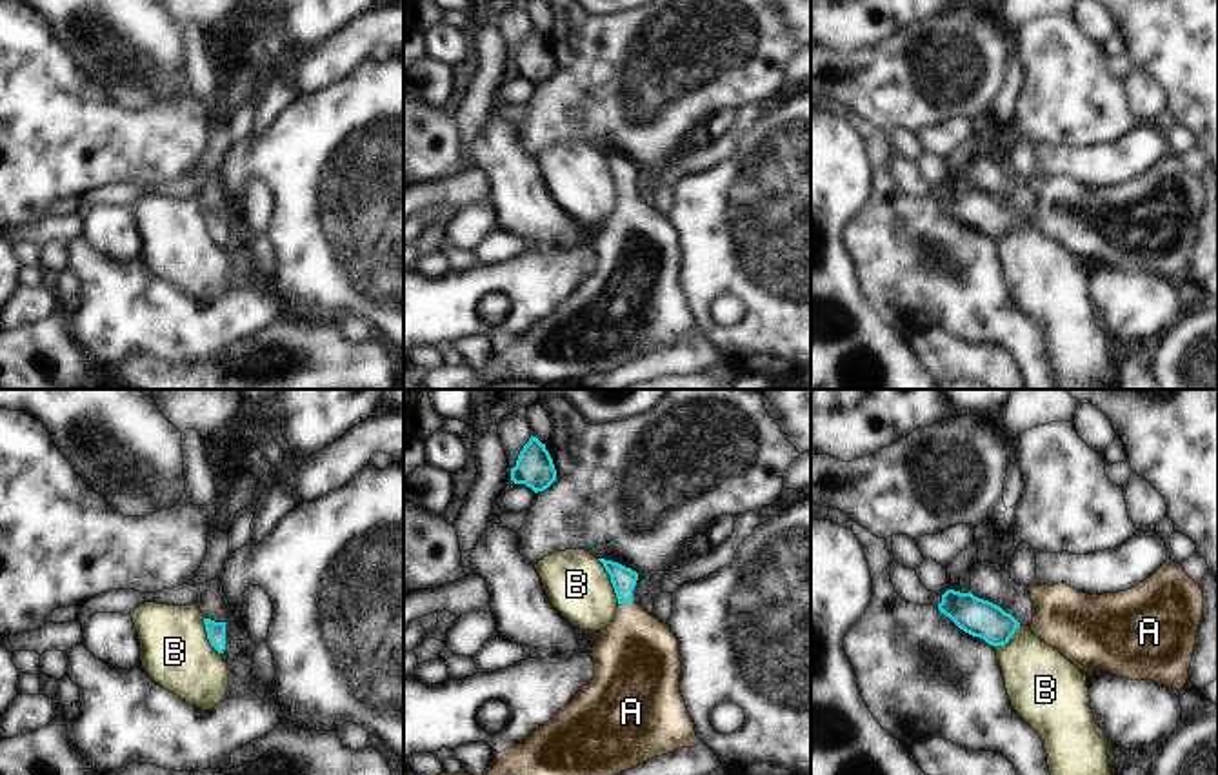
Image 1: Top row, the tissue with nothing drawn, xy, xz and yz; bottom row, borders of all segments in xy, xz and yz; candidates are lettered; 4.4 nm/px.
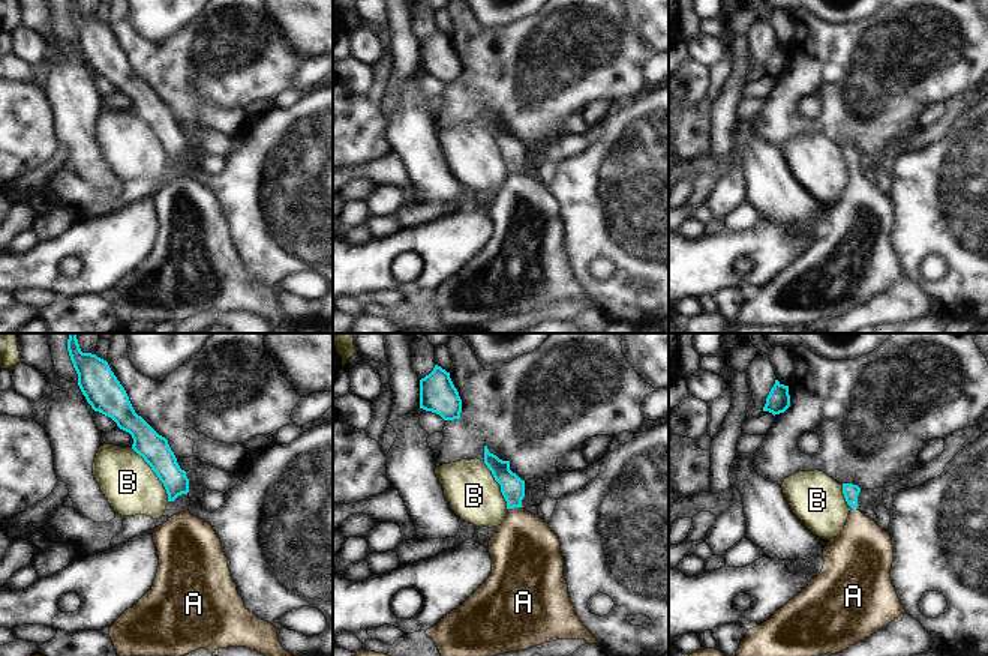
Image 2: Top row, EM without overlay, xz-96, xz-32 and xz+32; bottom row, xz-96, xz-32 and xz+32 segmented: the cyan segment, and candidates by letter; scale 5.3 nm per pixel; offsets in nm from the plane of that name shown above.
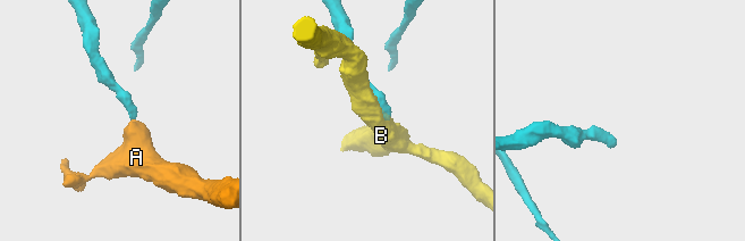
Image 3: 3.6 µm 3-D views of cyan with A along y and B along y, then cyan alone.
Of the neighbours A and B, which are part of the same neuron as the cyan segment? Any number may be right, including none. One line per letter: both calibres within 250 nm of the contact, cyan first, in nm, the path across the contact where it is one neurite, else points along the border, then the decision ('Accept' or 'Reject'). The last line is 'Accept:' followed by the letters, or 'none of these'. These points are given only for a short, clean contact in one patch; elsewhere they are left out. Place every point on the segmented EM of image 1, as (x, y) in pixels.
A: Thickness 110 nm (cyan) against 380 nm. Path across: xz (624, 579), (624, 603), (631, 619), (637, 657). Accept
B: Thickness 110 nm (cyan) against 280 nm. Reject
Accept: A.

